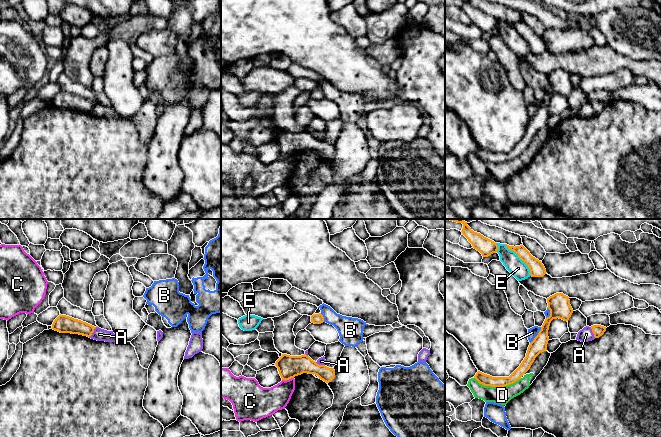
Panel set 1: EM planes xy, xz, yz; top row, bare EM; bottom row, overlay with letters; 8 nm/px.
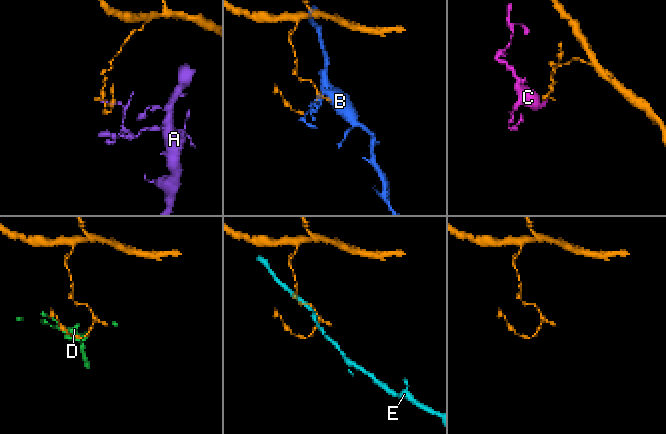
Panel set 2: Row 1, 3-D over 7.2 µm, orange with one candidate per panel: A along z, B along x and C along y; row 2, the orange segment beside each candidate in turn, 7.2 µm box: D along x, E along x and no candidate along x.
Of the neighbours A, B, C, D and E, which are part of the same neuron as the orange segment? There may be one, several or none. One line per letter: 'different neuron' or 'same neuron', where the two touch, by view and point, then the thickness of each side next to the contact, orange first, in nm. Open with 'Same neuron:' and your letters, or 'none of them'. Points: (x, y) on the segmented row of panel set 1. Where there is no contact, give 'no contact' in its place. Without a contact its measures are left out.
Same neuron: none of them
A: different neuron | xy (93, 331) | 140/100 nm
B: different neuron | yz (537, 335) | 120/80 nm
C: different neuron | xz (287, 379) | 180/220 nm
D: different neuron | yz (498, 386) | 90/140 nm
E: different neuron | yz (521, 259) | 120/140 nm

